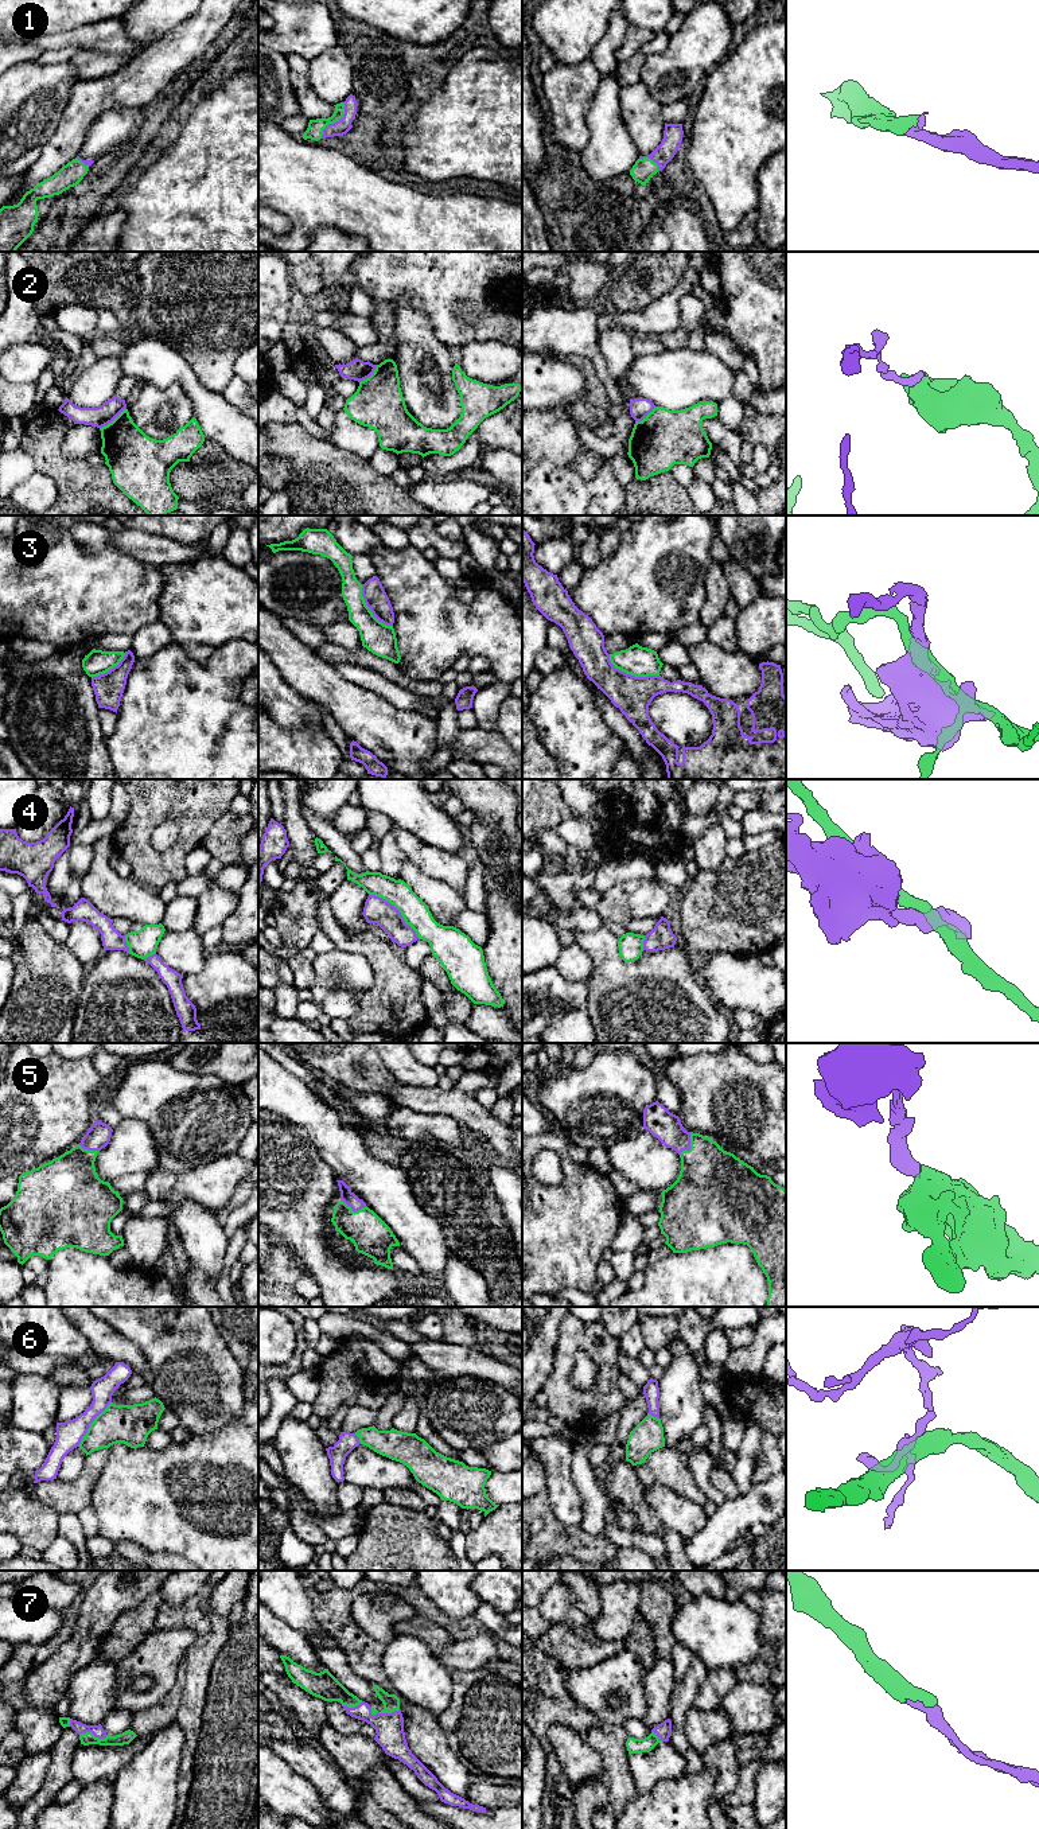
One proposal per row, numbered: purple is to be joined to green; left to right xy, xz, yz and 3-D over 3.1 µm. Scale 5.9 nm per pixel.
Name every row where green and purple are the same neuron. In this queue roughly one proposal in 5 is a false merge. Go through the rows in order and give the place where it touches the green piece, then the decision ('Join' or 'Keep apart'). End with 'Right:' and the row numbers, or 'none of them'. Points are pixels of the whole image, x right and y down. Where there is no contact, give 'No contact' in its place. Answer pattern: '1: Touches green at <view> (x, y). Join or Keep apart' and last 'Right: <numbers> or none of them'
1: Touches green at xz (335, 121). Join
2: Touches green at xy (113, 420). Keep apart
3: Touches green at yz (631, 674). Keep apart
4: Touches green at xz (397, 909). Keep apart
5: Touches green at xz (354, 1211). Join
6: Touches green at xy (90, 1424). Keep apart
7: Touches green at xz (384, 1712). Join
Right: 1, 5, 7

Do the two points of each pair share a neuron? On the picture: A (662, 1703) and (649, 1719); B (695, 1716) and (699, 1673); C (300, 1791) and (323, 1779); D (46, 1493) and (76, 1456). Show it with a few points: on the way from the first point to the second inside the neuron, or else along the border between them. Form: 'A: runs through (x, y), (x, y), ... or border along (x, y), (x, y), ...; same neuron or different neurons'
A: runs through (658, 1707), (653, 1715); same neuron
B: border along (693, 1707), (687, 1715), (687, 1739); different neurons
C: border along (288, 1765), (314, 1786), (331, 1810); different neurons
D: border along (84, 1459), (84, 1470), (74, 1479), (57, 1479); different neurons

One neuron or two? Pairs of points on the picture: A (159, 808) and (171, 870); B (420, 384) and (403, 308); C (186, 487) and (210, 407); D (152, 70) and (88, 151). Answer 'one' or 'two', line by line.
A: one
B: one
C: two
D: two

